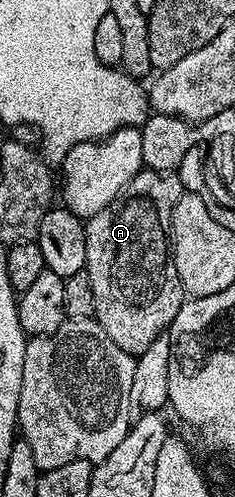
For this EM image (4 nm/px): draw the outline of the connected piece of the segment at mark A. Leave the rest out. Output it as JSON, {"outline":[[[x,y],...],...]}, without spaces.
{"outline":[[[141,169],[137,176],[122,190],[114,202],[103,211],[91,216],[86,227],[86,275],[92,284],[92,296],[96,300],[96,321],[116,344],[132,356],[144,353],[156,336],[169,331],[176,312],[180,312],[184,293],[176,264],[172,257],[170,217],[174,202],[183,192],[182,180],[174,172]]]}

